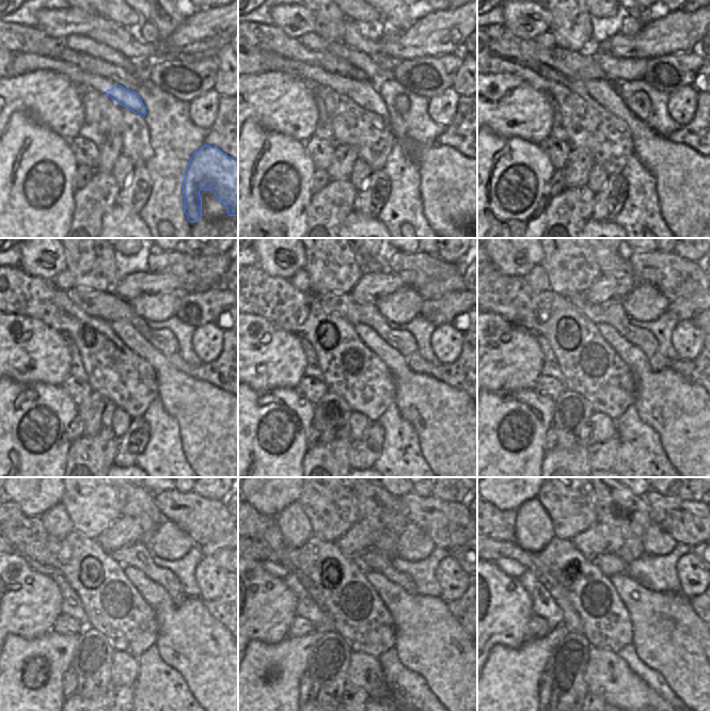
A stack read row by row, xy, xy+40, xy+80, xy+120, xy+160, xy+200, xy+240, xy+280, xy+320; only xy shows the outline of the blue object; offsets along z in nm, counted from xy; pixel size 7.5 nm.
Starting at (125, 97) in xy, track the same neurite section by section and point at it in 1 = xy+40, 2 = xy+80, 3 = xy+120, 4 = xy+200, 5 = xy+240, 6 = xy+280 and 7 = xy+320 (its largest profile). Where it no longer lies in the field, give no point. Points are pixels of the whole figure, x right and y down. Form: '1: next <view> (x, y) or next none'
1: next xy+40 (363, 93)
2: next xy+80 (694, 191)
3: next xy+120 (216, 427)
4: next xy+200 (694, 429)
5: next xy+240 (216, 667)
6: next xy+280 (430, 642)
7: next xy+320 (668, 636)

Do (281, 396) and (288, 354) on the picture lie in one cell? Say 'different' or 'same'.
different

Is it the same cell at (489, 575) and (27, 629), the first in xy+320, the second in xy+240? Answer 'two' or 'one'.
one

